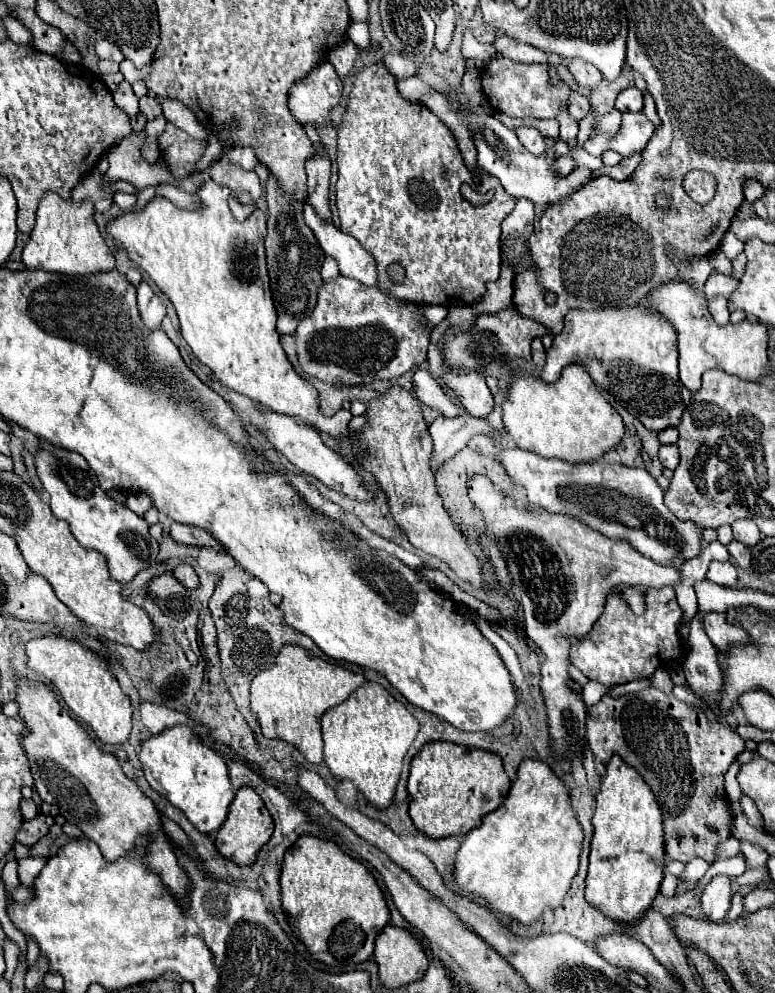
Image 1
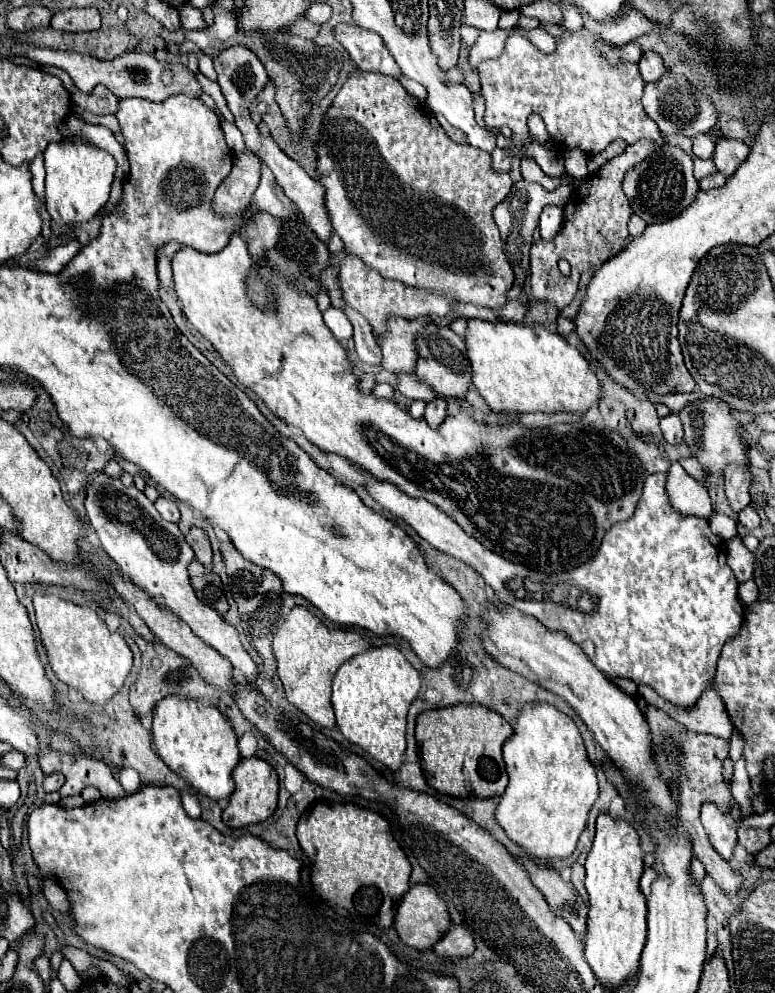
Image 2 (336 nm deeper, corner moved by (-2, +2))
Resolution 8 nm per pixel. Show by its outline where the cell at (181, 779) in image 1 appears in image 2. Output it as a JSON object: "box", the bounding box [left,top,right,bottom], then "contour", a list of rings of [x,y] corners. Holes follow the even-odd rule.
{"box":[153,697,241,799],"contour":[[[165,697],[155,705],[153,715],[153,745],[157,755],[173,769],[181,779],[185,779],[197,793],[211,799],[225,799],[233,793],[233,769],[241,755],[237,749],[237,735],[229,721],[219,713],[217,707],[203,707],[193,699]]]}

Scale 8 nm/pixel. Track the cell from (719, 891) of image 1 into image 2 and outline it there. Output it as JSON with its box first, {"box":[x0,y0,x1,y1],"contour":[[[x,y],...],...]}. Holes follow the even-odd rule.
{"box":[701,801,737,861],"contour":[[[711,801],[701,805],[701,823],[709,835],[709,841],[727,861],[733,857],[733,847],[737,843],[737,827],[727,815]]]}

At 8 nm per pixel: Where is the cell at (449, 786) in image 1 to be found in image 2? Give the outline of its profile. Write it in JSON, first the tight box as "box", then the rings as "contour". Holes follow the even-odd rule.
{"box":[415,705,513,797],"contour":[[[453,705],[431,709],[417,717],[415,737],[427,783],[453,797],[495,797],[507,787],[507,771],[501,747],[513,729],[499,713],[485,705]]]}

